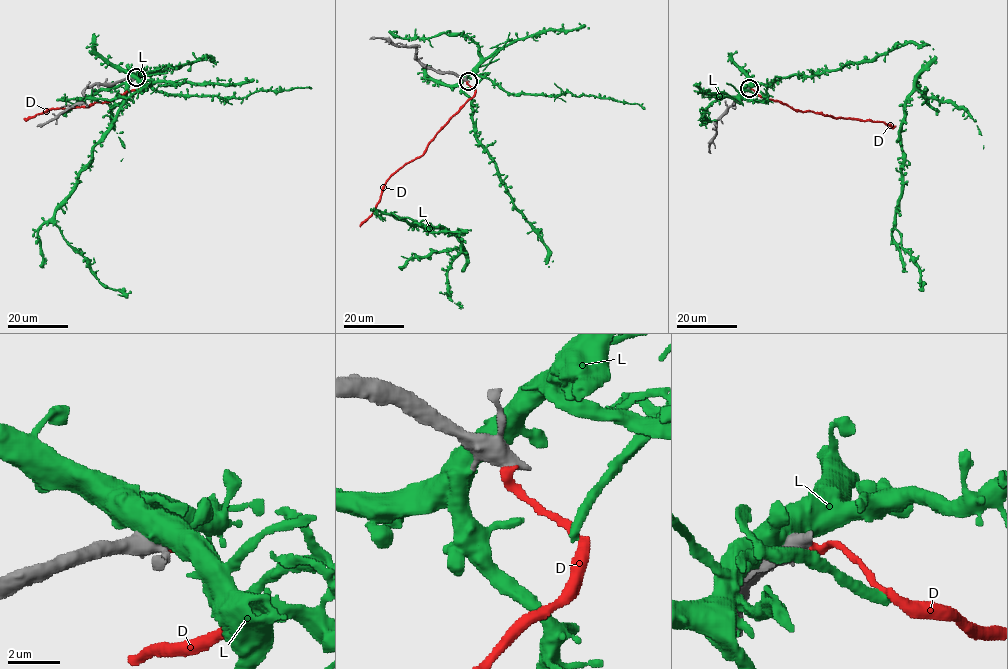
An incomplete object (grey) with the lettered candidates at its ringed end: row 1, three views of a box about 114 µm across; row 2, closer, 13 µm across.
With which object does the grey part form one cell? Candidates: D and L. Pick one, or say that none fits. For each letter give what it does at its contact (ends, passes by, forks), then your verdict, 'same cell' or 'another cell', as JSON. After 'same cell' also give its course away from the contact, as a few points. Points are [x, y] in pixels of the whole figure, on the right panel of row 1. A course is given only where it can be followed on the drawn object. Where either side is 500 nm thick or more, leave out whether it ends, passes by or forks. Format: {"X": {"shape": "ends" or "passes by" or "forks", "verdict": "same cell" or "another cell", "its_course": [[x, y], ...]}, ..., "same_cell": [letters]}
{"D": {"verdict": "another cell"}, "L": {"verdict": "another cell"}, "same_cell": []}

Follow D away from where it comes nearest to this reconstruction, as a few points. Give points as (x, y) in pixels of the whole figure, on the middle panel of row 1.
D: (467, 82), (474, 90), (474, 95), (429, 143), (426, 150), (390, 177), (375, 211), (360, 226)

